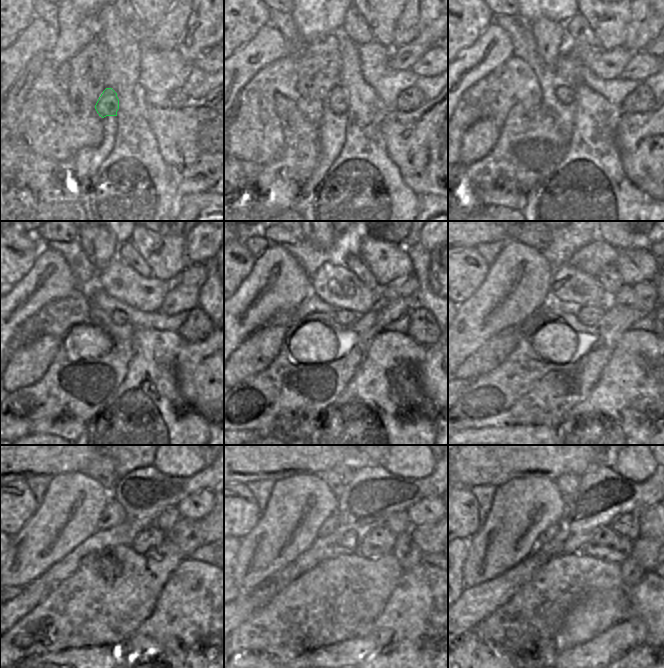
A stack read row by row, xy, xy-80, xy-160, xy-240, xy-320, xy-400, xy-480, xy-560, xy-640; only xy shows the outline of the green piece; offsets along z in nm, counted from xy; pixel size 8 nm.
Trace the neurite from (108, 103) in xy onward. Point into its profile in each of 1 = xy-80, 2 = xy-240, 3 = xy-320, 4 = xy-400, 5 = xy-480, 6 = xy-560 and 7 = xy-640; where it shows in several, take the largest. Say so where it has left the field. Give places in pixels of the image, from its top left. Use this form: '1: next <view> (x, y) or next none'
1: next xy-80 (337, 101)
2: next xy-240 (118, 317)
3: next xy-320 (346, 318)
4: next xy-400 (590, 315)
5: next xy-480 (152, 536)
6: next xy-560 (380, 540)
7: next xy-640 (604, 543)

